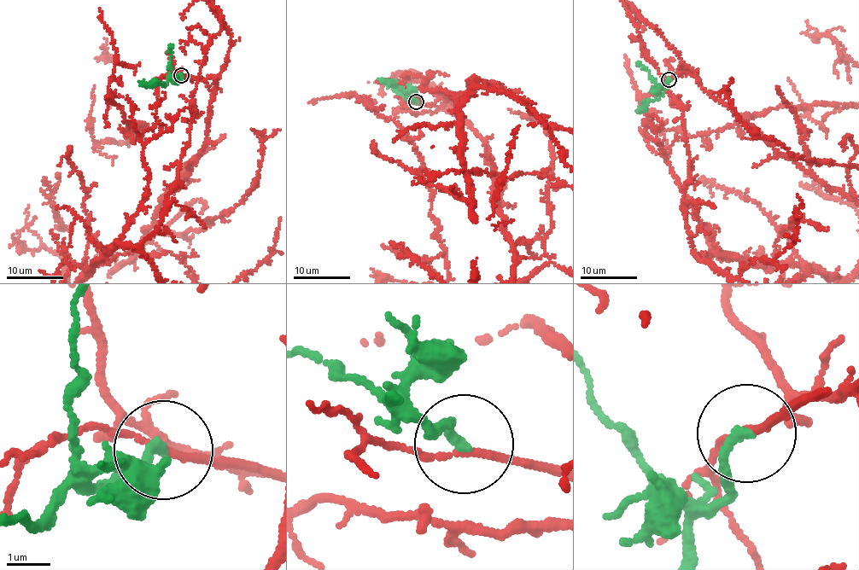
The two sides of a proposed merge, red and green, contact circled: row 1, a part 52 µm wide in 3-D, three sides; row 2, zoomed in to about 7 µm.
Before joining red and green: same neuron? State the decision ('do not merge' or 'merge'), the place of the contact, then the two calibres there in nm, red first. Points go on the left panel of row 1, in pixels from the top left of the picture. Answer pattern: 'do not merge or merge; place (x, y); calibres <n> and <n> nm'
do not merge; place (181, 75); calibres 130 and 240 nm

